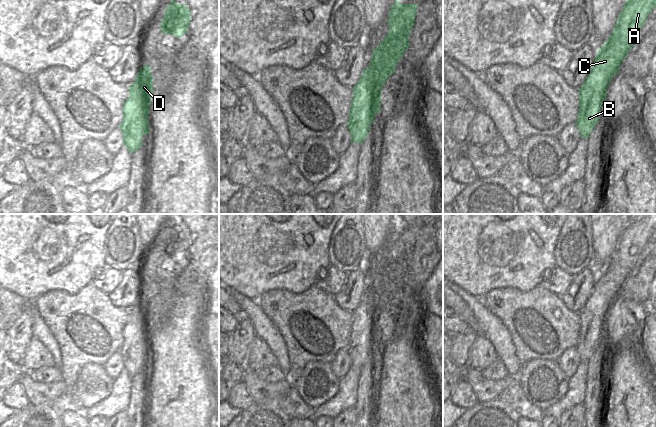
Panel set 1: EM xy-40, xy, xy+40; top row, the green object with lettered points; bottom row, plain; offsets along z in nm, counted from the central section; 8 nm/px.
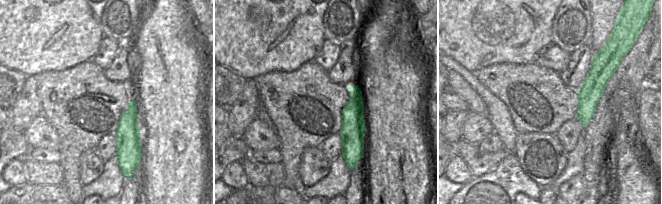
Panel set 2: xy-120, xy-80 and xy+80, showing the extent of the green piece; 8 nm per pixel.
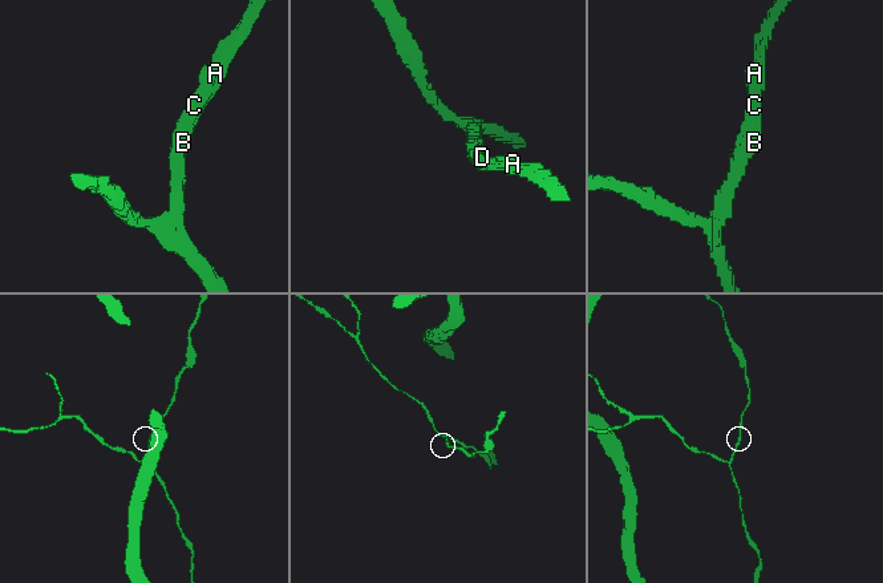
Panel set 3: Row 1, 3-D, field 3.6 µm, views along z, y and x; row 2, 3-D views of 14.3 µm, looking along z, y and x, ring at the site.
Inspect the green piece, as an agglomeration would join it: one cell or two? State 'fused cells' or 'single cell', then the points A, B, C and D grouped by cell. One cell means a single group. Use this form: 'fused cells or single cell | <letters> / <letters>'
single cell | A B C D

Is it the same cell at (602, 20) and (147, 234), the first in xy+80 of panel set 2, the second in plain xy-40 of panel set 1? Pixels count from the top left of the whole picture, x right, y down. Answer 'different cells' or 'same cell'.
same cell

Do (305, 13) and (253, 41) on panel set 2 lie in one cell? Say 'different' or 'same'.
same

